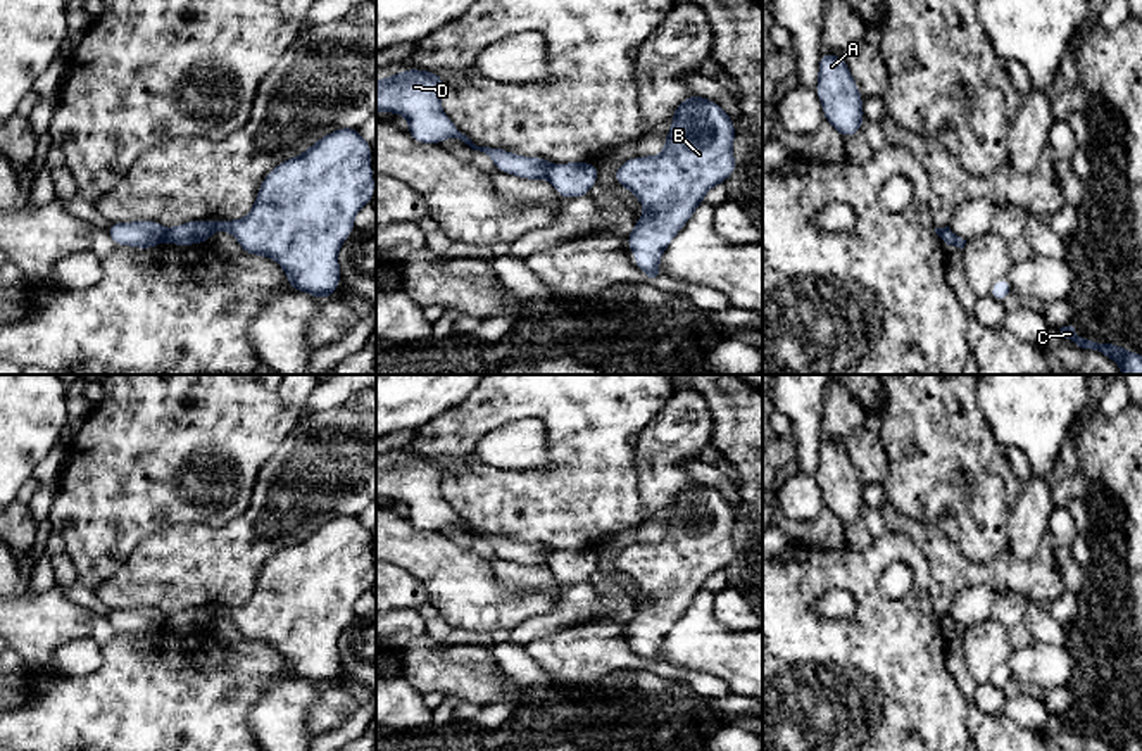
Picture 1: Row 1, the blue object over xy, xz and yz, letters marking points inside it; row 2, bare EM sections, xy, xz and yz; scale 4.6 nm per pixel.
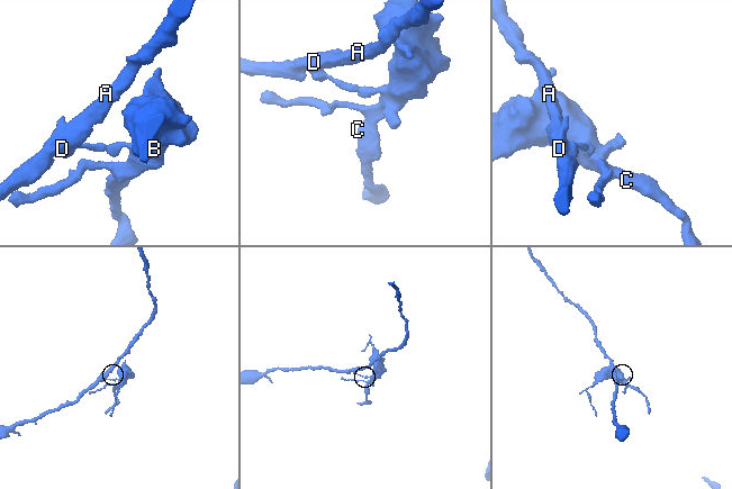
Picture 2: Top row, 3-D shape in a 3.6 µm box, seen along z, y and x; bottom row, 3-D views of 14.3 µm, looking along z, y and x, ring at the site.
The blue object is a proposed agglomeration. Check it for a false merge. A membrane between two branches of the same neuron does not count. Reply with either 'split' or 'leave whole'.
split

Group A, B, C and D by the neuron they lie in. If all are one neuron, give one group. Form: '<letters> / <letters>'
A D / B C

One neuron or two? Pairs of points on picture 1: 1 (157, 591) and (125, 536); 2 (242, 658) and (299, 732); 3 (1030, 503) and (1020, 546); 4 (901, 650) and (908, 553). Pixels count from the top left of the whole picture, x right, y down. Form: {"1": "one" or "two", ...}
{"1": "two", "2": "two", "3": "one", "4": "one"}

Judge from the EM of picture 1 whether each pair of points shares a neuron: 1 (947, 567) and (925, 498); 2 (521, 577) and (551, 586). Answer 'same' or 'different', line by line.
1: different
2: same

